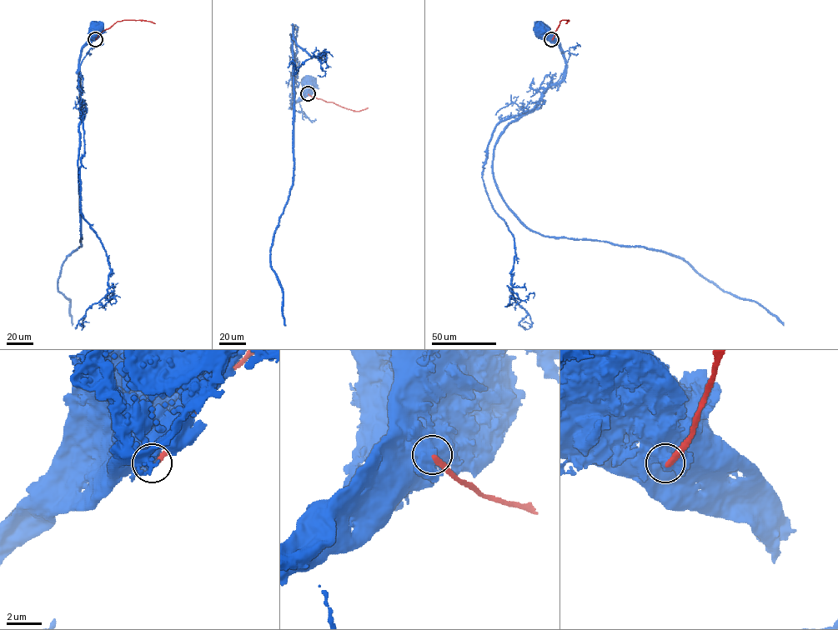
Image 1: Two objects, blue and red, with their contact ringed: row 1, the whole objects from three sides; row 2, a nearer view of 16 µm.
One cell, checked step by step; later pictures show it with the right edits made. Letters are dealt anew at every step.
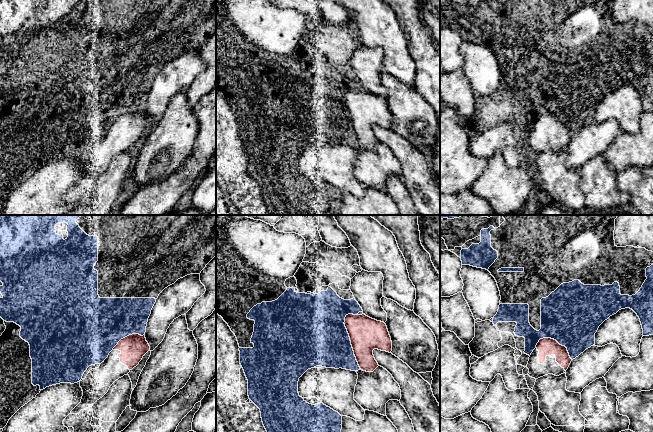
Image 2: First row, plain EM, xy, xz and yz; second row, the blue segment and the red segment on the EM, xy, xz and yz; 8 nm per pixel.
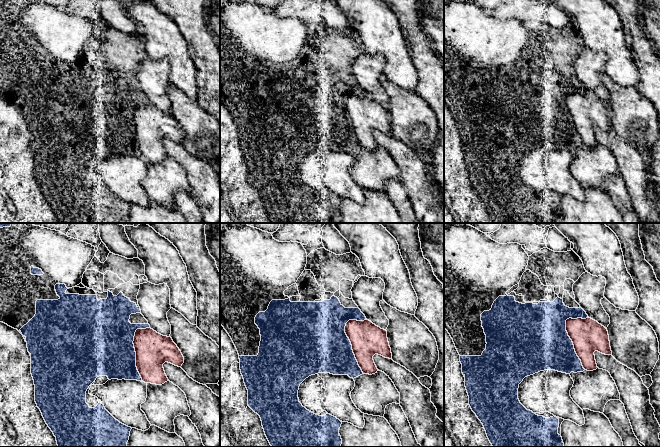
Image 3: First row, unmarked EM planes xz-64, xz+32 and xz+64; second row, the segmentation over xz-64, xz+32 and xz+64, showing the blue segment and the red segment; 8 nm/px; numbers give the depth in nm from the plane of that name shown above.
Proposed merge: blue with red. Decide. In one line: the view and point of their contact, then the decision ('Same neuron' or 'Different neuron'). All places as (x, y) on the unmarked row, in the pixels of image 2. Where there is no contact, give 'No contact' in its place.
Touches blue at xz (350, 117). Different neuron

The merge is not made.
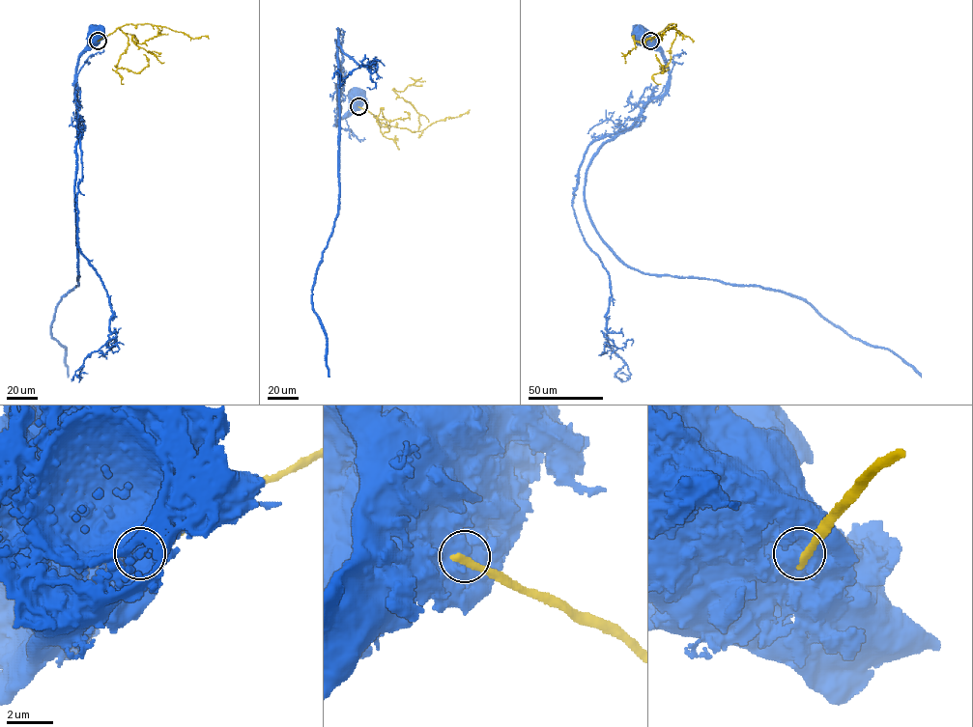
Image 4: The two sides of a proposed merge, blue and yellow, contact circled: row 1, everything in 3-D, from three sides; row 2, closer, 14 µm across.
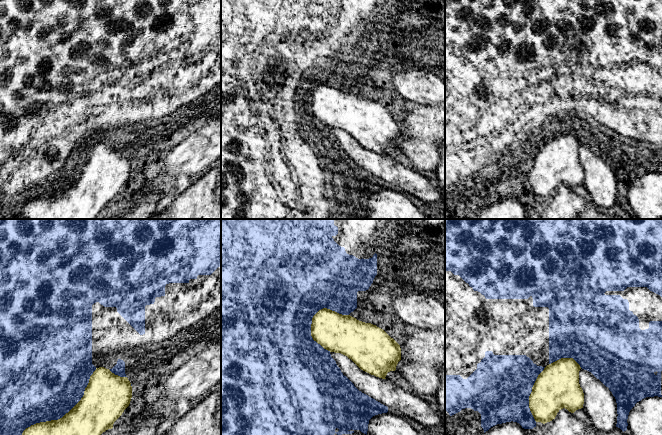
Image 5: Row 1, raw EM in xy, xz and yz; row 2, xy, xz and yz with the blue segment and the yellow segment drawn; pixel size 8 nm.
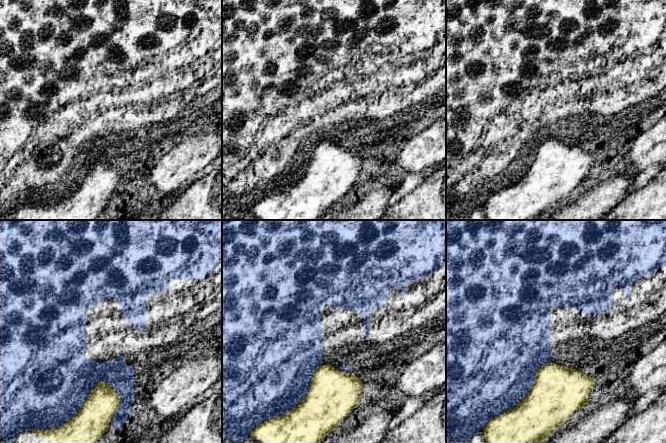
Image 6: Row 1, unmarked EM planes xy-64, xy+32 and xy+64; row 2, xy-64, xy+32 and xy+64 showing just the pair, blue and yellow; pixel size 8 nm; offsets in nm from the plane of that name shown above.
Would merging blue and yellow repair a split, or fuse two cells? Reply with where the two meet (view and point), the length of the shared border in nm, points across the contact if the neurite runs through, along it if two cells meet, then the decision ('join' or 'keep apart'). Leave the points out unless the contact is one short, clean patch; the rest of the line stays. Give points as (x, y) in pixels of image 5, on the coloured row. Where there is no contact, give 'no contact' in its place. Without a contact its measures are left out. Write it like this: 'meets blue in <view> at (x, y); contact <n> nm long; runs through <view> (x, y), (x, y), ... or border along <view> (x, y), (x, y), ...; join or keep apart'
meets blue in xy at (65, 413); contact 800 nm long; keep apart

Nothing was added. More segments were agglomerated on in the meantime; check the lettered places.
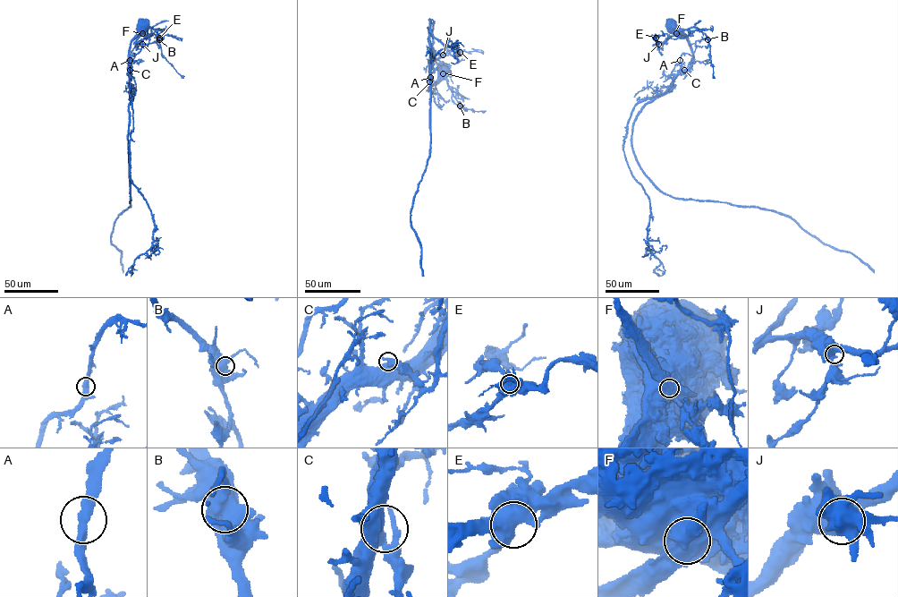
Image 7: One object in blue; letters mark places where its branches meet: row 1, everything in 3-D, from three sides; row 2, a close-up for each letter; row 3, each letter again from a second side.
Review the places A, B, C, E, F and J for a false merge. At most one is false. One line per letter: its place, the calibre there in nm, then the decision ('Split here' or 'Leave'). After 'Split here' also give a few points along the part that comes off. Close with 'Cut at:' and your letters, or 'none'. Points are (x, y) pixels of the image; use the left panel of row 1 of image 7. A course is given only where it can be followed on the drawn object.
A: Place: (130, 60). Thickness 440 nm. Leave
B: Place: (159, 39). Thickness 750 nm. Leave
C: Place: (130, 70). Thickness 480 nm. Leave
E: Place: (159, 38). Thickness 650 nm. Leave
F: Place: (142, 33). Thickness 850 nm. Split here. Course of the part to remove: (142, 33), (151, 28), (157, 38), (161, 54), (184, 76)
J: Place: (142, 44). Thickness 550 nm. Leave
Cut at: F

